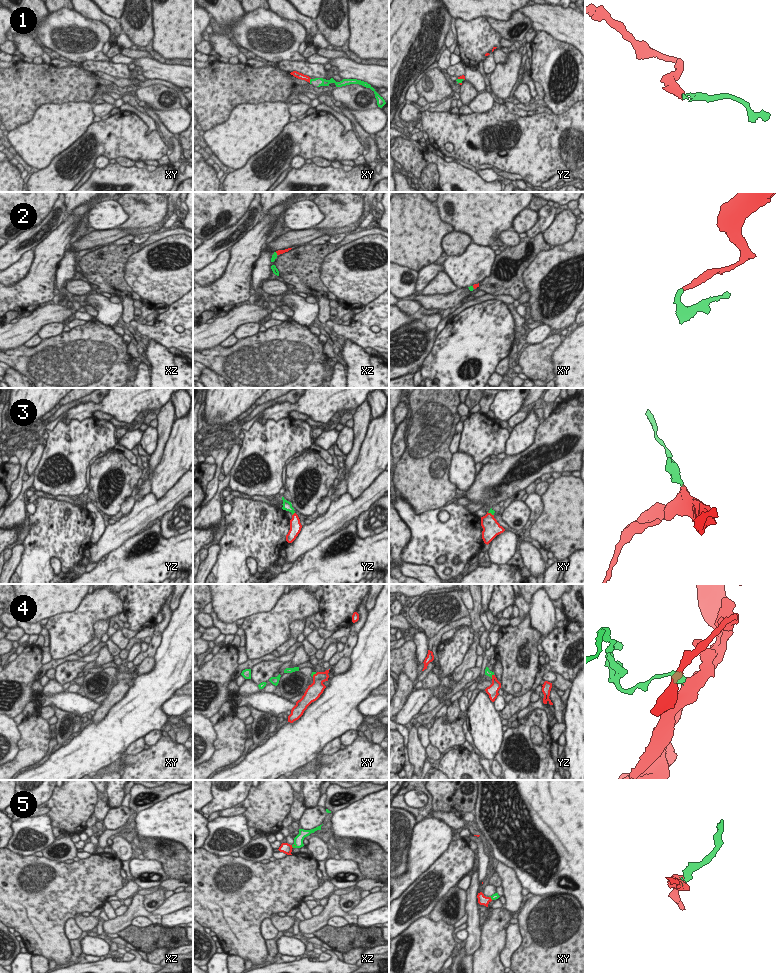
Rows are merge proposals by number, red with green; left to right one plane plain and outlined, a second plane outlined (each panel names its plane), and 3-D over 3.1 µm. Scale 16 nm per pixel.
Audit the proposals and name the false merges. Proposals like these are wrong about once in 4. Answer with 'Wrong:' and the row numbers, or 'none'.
Wrong: none

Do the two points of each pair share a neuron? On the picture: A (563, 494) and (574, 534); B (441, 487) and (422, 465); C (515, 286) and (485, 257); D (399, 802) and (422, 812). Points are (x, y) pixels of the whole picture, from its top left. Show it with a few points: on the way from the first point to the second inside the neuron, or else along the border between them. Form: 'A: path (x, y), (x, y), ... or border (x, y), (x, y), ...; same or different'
A: path (569, 504), (574, 512), (574, 524); same
B: path (435, 482), (424, 471); same
C: border (496, 255), (491, 272), (479, 283); different
D: path (405, 806), (416, 812); same

